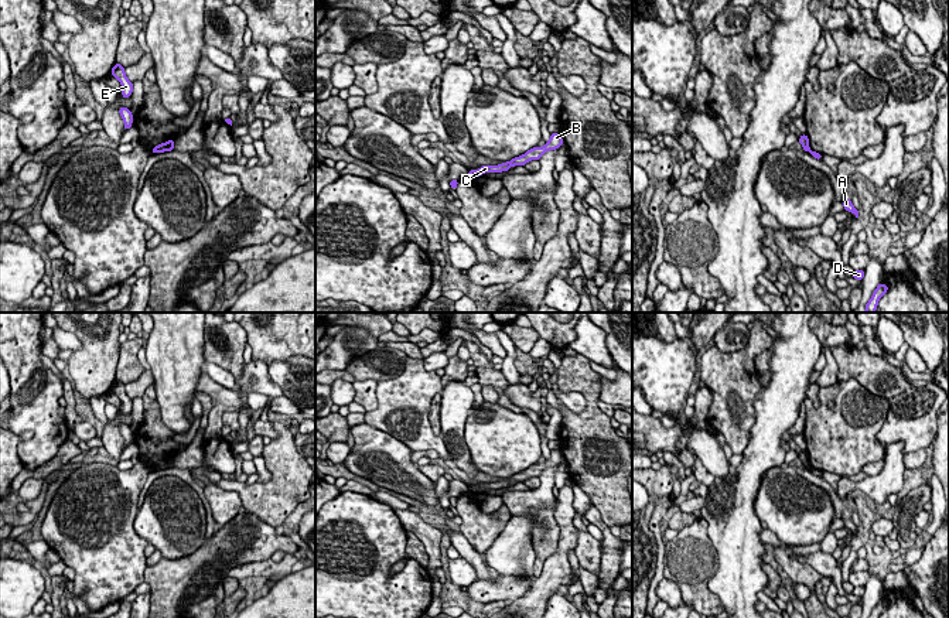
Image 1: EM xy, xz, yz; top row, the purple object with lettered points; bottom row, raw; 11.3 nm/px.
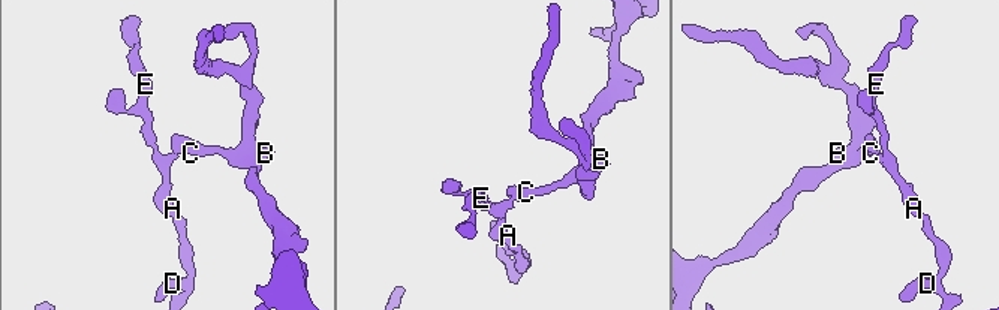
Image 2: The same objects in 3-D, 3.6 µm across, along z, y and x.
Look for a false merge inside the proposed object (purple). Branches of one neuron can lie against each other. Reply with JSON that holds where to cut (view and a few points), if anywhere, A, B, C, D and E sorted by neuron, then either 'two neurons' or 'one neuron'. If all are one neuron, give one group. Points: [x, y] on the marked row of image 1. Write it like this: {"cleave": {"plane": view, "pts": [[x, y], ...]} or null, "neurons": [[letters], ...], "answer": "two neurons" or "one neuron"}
{"cleave": {"plane": "xz", "pts": [[468, 174], [473, 177]]}, "neurons": [["A", "D", "E"], ["B", "C"]], "answer": "two neurons"}

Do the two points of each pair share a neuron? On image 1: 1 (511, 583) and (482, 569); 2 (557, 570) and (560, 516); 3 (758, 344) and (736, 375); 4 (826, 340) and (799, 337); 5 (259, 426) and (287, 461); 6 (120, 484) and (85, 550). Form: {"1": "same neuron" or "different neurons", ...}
{"1": "different neurons", "2": "same neuron", "3": "same neuron", "4": "different neurons", "5": "different neurons", "6": "same neuron"}

